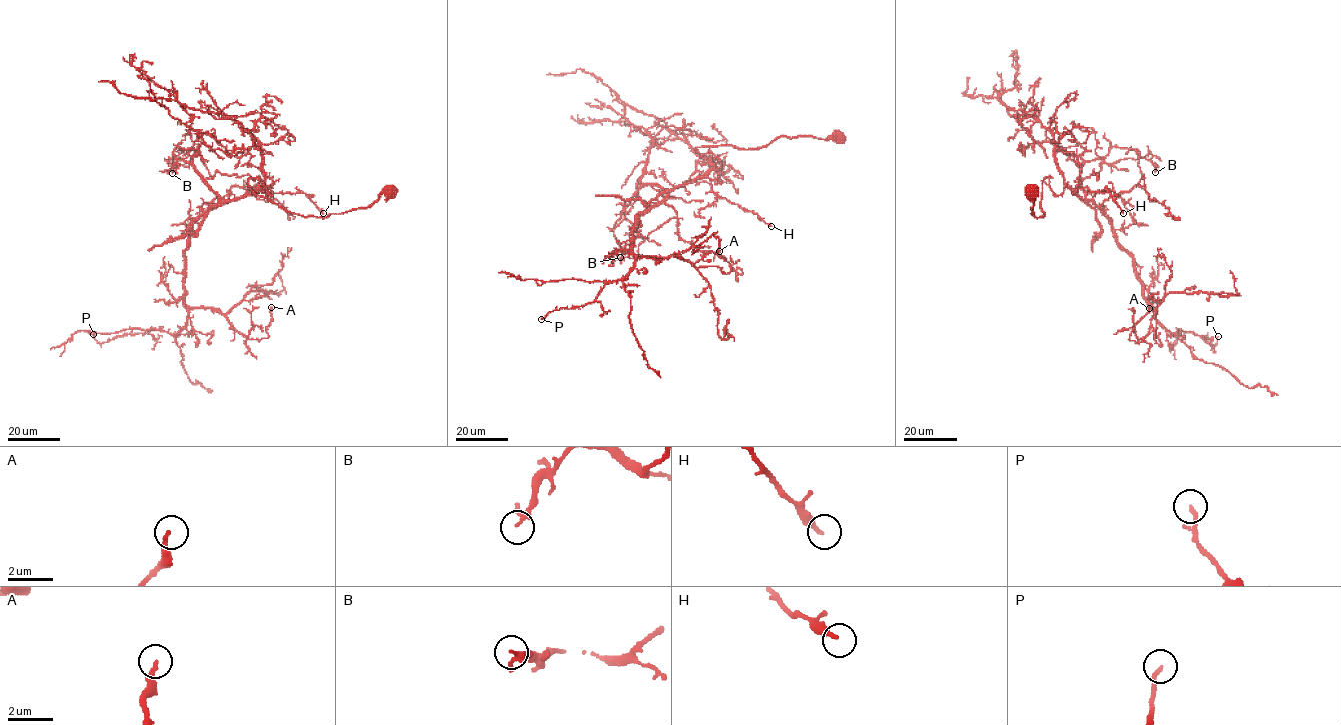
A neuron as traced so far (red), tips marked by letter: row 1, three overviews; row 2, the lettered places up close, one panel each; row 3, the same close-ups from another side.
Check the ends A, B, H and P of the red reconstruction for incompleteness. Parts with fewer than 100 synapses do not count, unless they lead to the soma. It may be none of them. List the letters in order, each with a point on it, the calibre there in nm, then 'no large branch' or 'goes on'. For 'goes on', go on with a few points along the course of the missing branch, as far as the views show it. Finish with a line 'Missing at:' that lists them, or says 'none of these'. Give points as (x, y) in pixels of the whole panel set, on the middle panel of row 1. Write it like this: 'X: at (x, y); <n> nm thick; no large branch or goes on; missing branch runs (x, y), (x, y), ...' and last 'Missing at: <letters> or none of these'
A: at (719, 251); 240 nm thick; no large branch
B: at (620, 257); 170 nm thick; no large branch
H: at (771, 226); 240 nm thick; no large branch
P: at (541, 319); 110 nm thick; no large branch
Missing at: none of these

